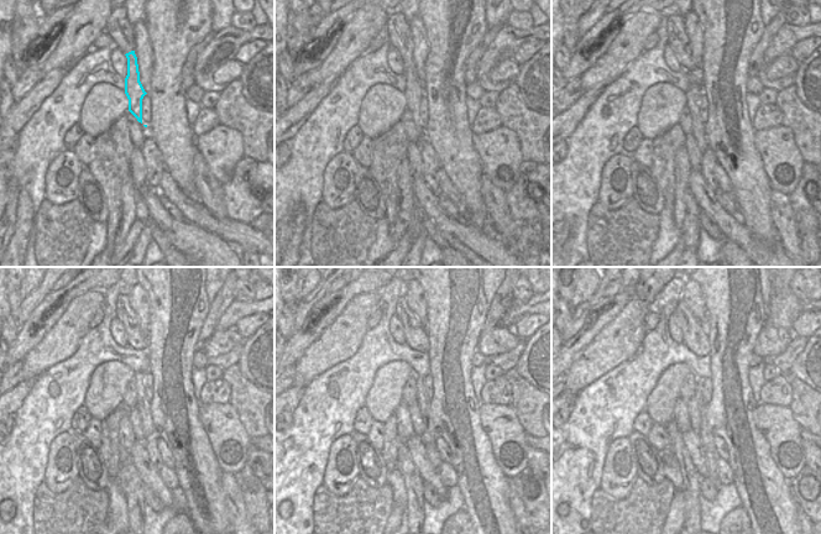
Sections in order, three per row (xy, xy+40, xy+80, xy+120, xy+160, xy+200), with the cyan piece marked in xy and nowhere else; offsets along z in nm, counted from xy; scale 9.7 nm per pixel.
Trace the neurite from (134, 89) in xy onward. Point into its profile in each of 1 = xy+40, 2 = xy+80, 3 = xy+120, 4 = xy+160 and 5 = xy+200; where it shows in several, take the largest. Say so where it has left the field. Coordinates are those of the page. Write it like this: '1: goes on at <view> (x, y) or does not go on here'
1: goes on at xy+40 (414, 90)
2: goes on at xy+80 (693, 95)
3: goes on at xy+120 (142, 406)
4: goes on at xy+160 (428, 436)
5: goes on at xy+200 (706, 436)

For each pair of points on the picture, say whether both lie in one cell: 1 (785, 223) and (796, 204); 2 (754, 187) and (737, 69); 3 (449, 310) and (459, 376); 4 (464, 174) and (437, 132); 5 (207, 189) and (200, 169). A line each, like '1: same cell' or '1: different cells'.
1: different cells
2: same cell
3: same cell
4: same cell
5: same cell

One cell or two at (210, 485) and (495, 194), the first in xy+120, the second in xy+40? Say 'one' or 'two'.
two

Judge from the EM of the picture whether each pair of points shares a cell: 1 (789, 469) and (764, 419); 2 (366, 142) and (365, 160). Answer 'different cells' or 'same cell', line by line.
1: same cell
2: same cell

